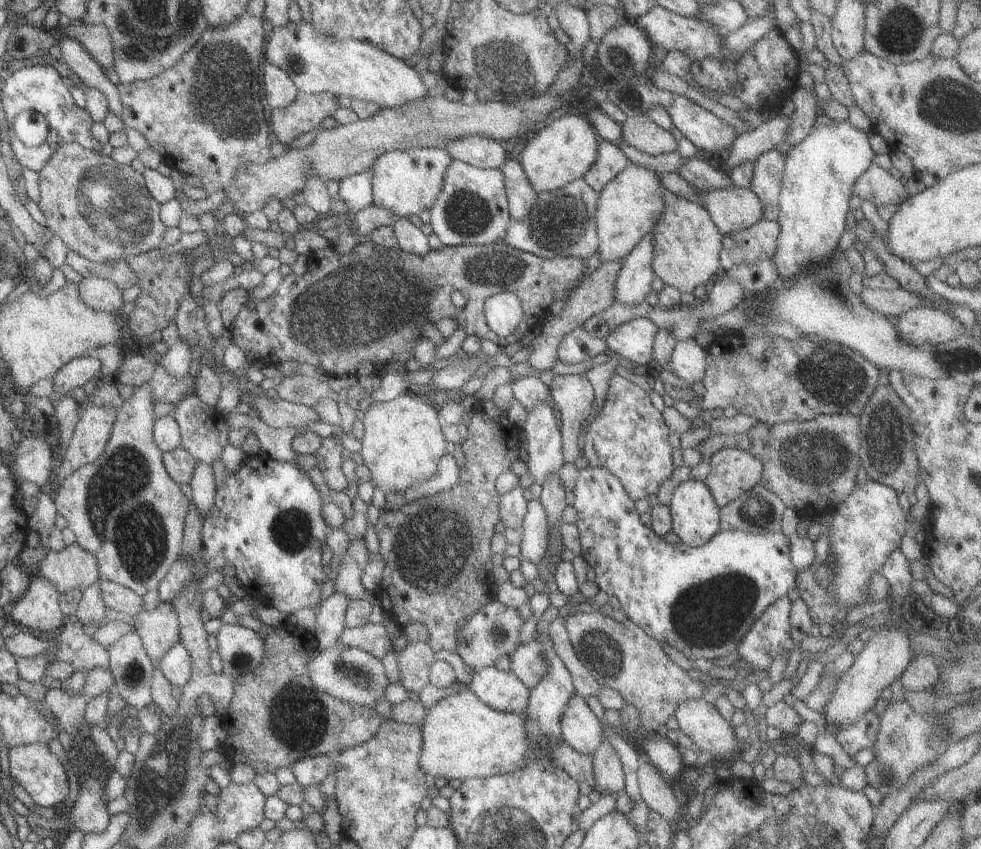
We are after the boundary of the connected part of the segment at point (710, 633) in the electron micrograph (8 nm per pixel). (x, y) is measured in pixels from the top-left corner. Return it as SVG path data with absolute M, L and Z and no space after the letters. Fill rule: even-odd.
M588 466L581 469L572 492L580 556L595 572L594 582L598 590L603 590L609 597L615 596L625 618L639 626L647 636L658 643L669 644L687 659L710 661L719 656L730 656L765 608L794 587L798 571L789 562L789 538L780 531L751 534L719 530L701 546L685 546L680 541L670 544L641 524L634 501L625 494L621 482L605 468Z

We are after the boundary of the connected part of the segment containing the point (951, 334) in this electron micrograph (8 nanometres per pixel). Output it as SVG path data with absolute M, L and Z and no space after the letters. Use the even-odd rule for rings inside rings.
M923 305L897 316L894 327L897 338L913 346L921 346L921 343L931 346L944 343L957 338L963 332L963 326L954 316Z

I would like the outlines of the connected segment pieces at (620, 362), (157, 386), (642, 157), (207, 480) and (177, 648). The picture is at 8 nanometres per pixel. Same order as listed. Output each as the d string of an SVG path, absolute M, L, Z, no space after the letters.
M609 356L607 363L600 363L592 366L589 370L584 371L587 381L591 384L593 388L593 399L595 404L594 414L598 413L598 409L603 406L603 400L605 400L605 392L608 388L608 378L611 371L615 366L623 366L623 368L629 369L636 374L650 374L650 369L648 366L638 365L634 362L624 359L622 356Z
M160 365L155 366L151 378L146 382L151 392L153 403L169 402L175 404L179 399L187 395L194 394L194 378L183 376L183 378L173 378L165 374L165 370Z
M621 140L617 144L621 152L623 152L623 156L625 156L631 164L638 164L641 168L647 168L647 170L651 170L651 172L655 172L655 174L658 175L675 172L686 160L679 155L677 150L653 156L639 152Z
M196 462L189 481L191 487L190 502L199 510L202 517L213 504L216 484L212 472L212 466L203 462Z
M181 643L172 646L157 662L157 668L171 686L182 687L191 676L189 654Z

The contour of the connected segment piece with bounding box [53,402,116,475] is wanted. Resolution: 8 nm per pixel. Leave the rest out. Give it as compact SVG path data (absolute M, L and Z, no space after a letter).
M87 402L79 412L77 424L59 466L54 468L54 474L61 470L61 474L65 472L68 475L83 465L95 462L107 444L116 407L96 407Z

